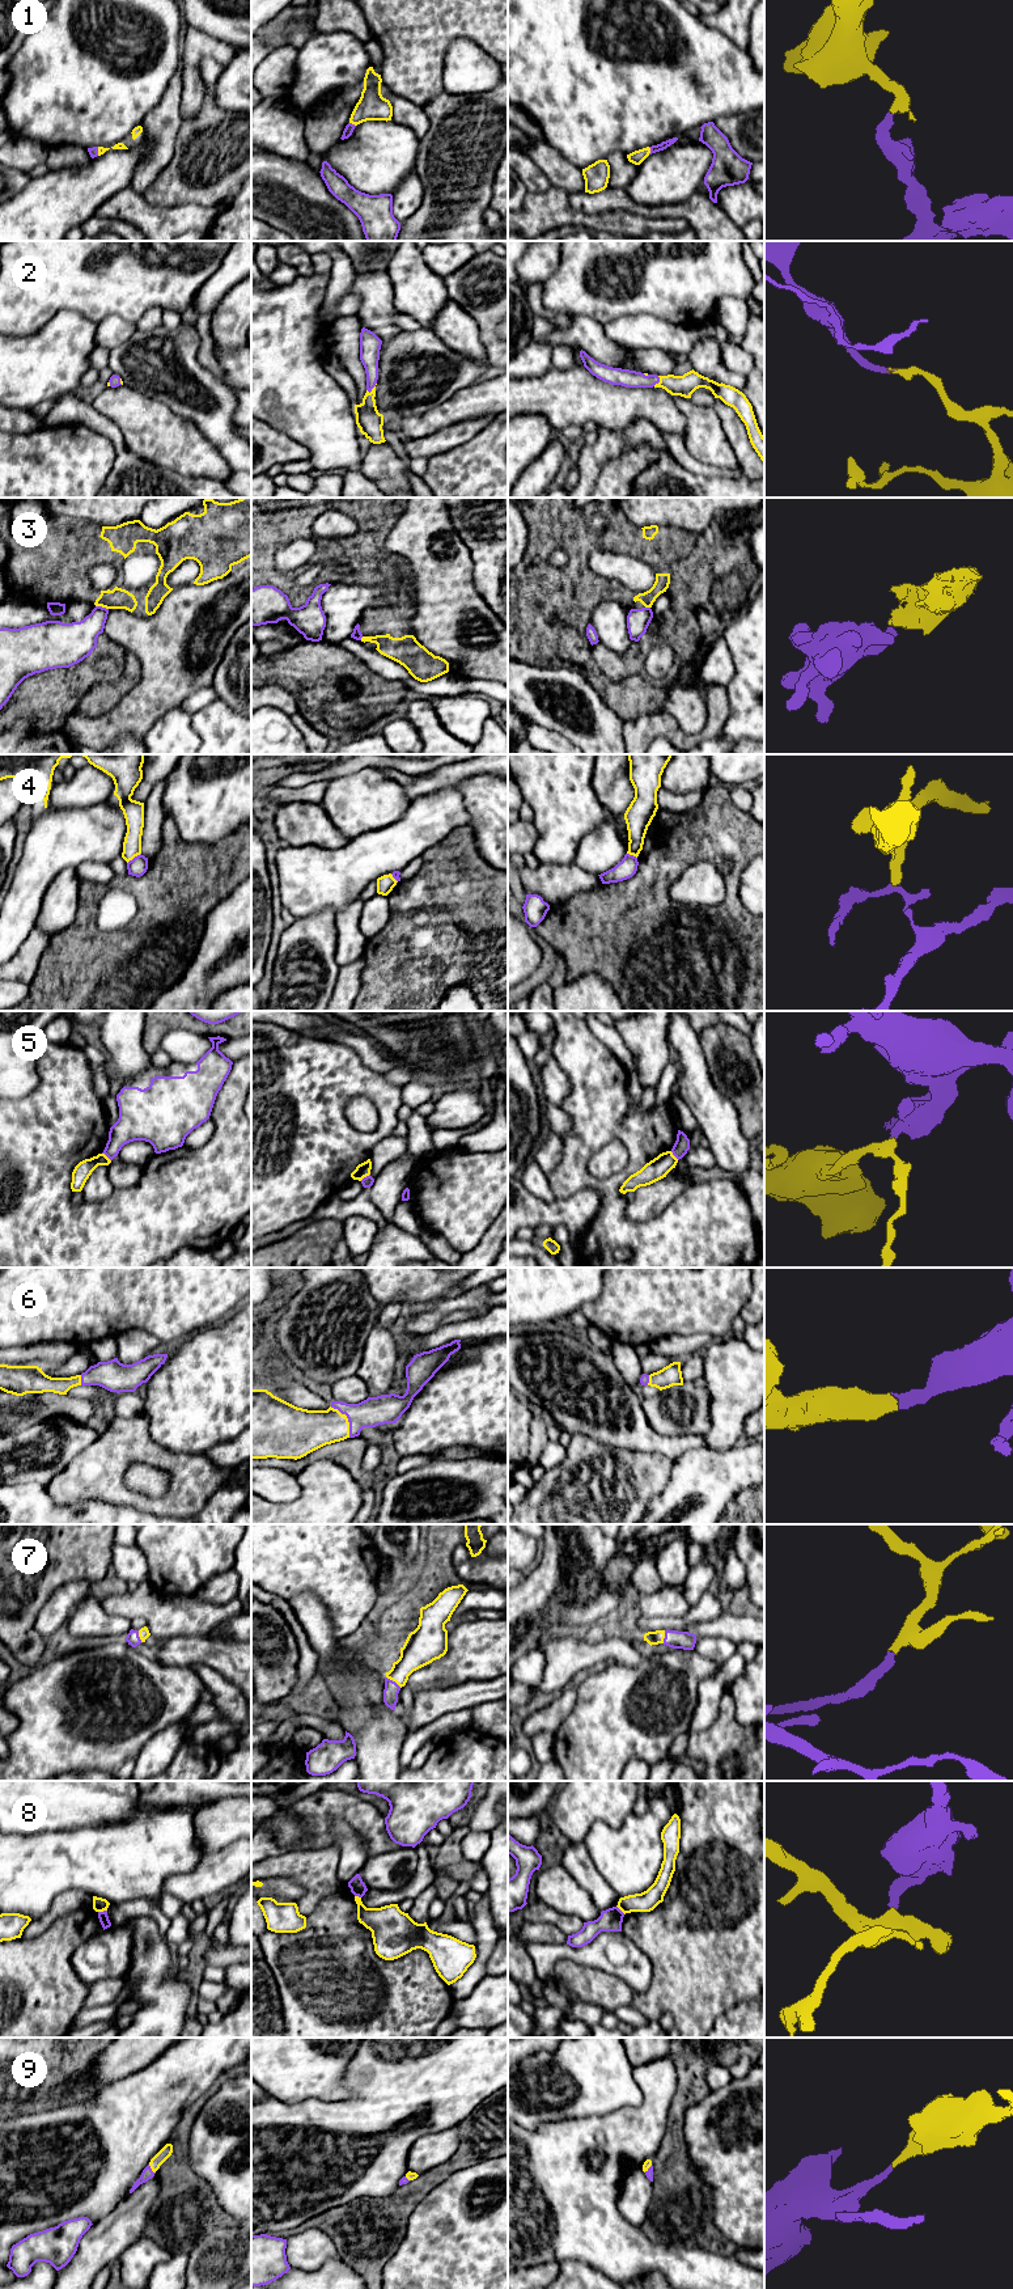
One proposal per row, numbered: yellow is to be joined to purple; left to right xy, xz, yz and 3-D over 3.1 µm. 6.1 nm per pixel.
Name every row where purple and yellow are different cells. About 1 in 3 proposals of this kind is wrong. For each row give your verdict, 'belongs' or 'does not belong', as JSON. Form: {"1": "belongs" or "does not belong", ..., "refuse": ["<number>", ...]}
{"1": "belongs", "2": "belongs", "3": "does not belong", "4": "does not belong", "5": "does not belong", "6": "belongs", "7": "belongs", "8": "does not belong", "9": "belongs", "refuse": ["3", "4", "5", "8"]}

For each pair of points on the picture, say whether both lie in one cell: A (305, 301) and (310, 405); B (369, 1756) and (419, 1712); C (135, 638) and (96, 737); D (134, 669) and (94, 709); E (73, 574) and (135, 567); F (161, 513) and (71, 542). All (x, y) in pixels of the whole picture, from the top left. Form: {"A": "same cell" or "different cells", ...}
{"A": "same cell", "B": "different cells", "C": "same cell", "D": "same cell", "E": "same cell", "F": "different cells"}

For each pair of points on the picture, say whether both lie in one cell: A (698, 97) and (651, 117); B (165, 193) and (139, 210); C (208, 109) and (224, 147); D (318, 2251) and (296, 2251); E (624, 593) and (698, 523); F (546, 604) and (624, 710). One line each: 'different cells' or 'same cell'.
A: same cell
B: different cells
C: same cell
D: same cell
E: different cells
F: same cell

